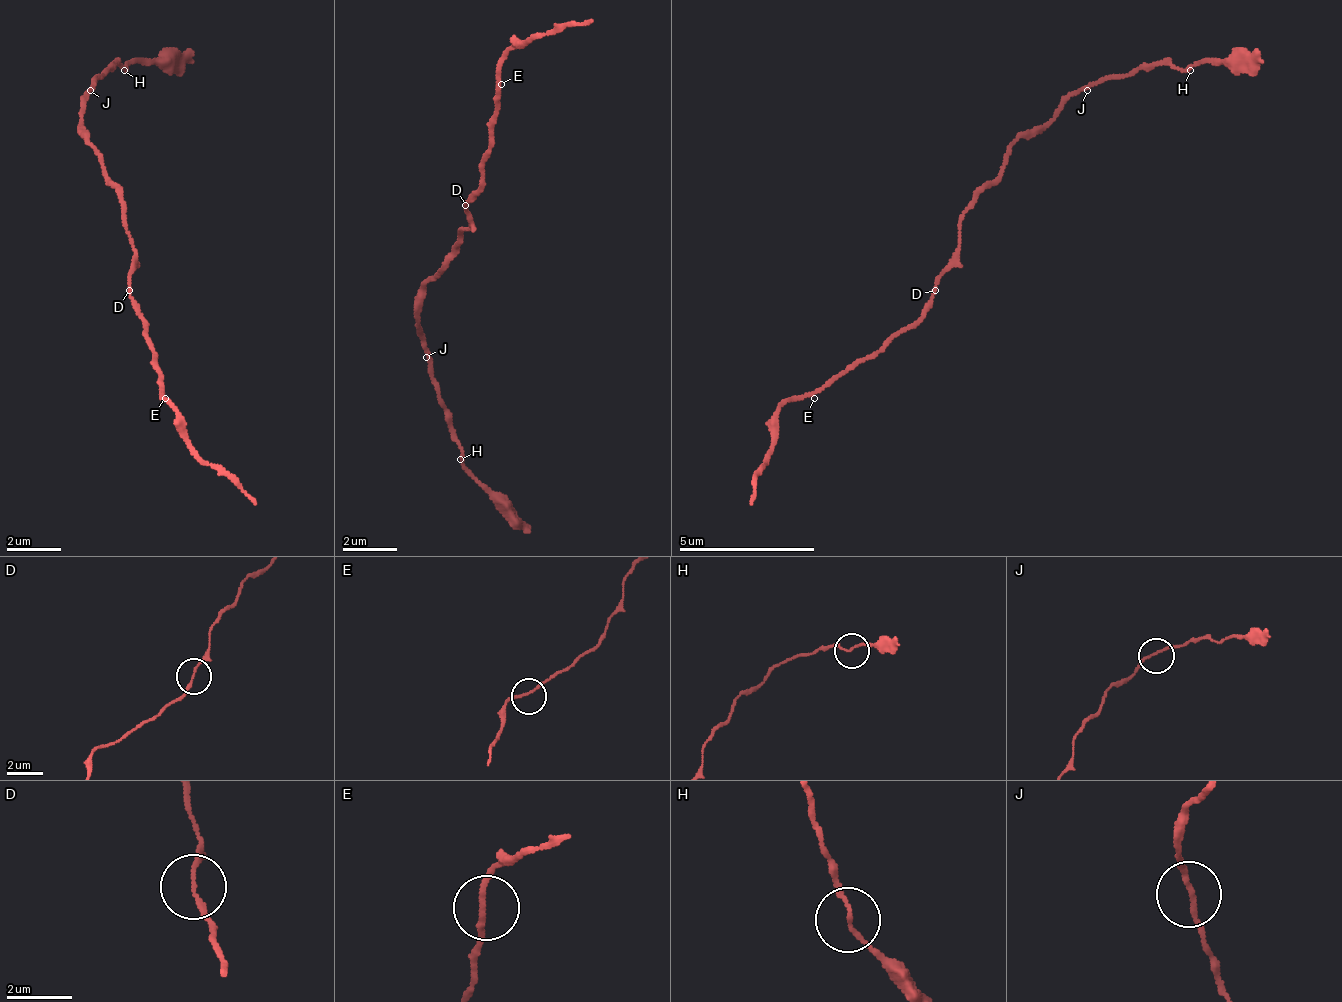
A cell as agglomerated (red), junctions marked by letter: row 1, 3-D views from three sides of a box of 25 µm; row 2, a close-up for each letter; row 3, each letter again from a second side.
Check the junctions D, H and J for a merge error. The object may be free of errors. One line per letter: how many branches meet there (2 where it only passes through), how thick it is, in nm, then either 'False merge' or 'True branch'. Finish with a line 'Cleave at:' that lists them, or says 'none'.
D: Branches: 2. Thickness 140 nm. True branch
H: Branches: 2. Thickness 130 nm. True branch
J: Branches: 2. Thickness 140 nm. True branch
Cleave at: none

